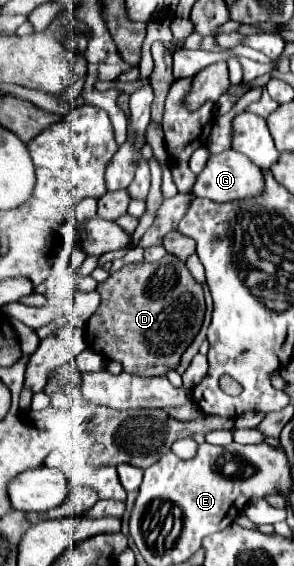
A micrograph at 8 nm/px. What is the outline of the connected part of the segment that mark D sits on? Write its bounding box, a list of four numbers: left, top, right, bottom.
[86,253,206,377]

